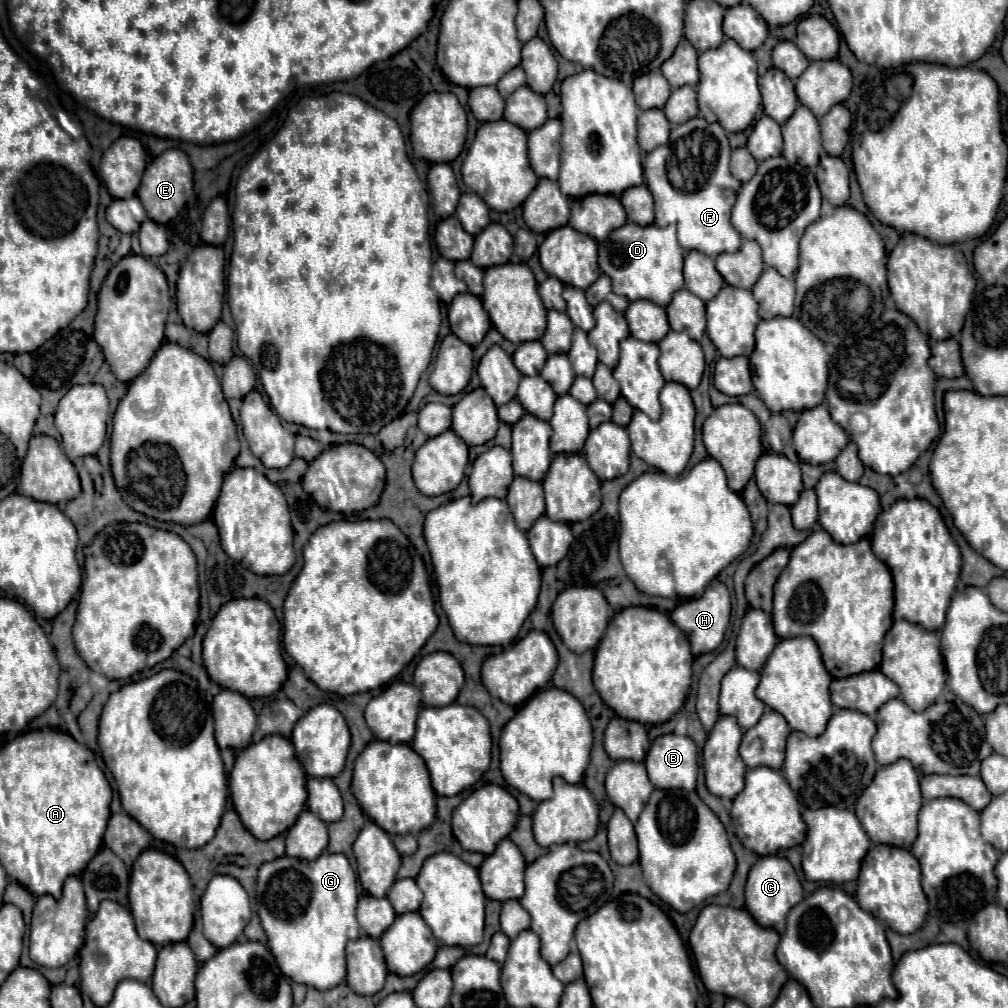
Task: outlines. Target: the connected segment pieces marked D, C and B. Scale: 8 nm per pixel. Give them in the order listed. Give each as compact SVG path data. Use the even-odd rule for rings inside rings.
M626 222L614 230L608 240L598 242L598 266L600 272L610 276L614 282L614 292L632 300L650 300L654 304L666 306L676 290L684 286L682 278L682 260L684 250L676 240L674 224L668 226L640 226Z
M764 856L748 872L744 896L746 896L746 910L758 920L758 924L774 928L778 934L782 934L786 930L786 914L794 904L798 904L804 898L804 890L792 864L786 858Z
M664 734L658 736L646 752L644 764L650 782L656 788L682 788L694 790L698 762L696 744L688 736Z

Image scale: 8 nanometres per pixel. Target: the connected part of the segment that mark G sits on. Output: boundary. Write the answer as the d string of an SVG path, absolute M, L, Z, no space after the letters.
M322 854L312 862L282 856L278 860L262 864L258 872L256 898L258 898L260 924L268 936L268 948L274 954L280 970L288 978L312 986L316 990L330 990L340 982L344 982L346 978L344 948L350 940L356 940L360 936L360 928L354 914L358 902L356 874L342 854Z

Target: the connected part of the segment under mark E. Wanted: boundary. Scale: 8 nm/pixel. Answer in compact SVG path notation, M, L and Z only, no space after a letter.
M170 148L146 166L142 184L138 188L138 198L144 204L144 210L150 220L154 220L158 224L166 224L174 216L178 216L178 212L184 208L184 204L192 196L192 184L194 184L192 182L192 166L190 166L186 152L182 152L178 148Z

